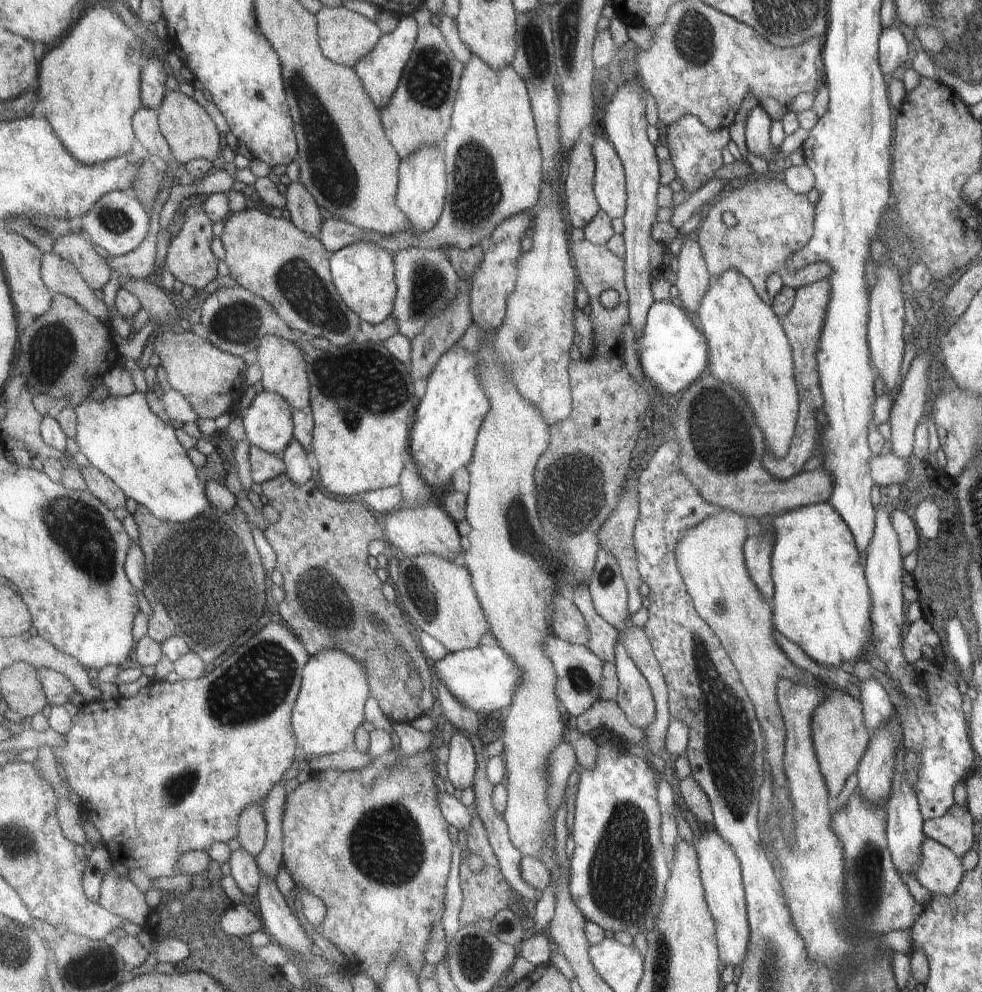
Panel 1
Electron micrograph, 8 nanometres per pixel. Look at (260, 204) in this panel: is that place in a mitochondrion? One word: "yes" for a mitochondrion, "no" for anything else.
no

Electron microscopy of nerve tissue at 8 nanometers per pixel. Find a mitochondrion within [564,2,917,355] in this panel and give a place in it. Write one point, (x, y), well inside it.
(692, 36)

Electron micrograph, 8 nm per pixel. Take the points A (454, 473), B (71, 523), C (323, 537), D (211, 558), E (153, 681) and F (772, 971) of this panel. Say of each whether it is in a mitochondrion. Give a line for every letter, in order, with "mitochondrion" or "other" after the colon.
A: other
B: mitochondrion
C: other
D: mitochondrion
E: other
F: mitochondrion

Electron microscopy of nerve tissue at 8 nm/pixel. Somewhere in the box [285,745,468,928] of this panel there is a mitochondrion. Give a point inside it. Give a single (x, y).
(387, 846)

